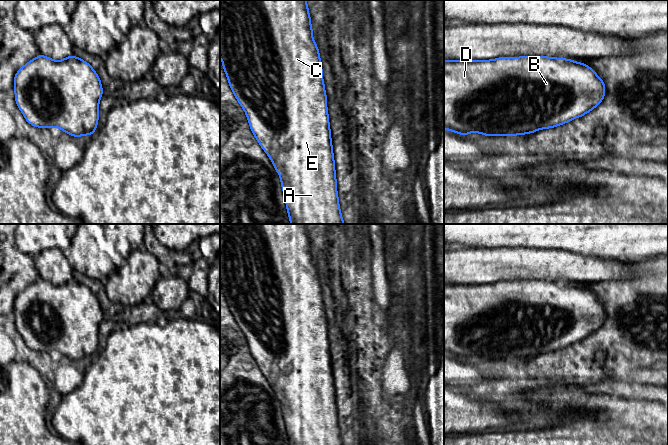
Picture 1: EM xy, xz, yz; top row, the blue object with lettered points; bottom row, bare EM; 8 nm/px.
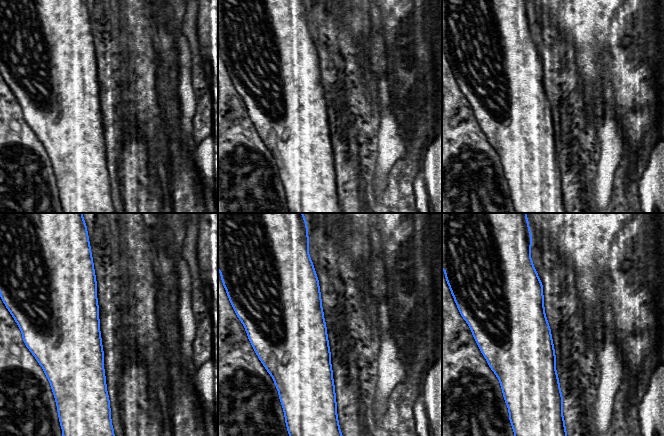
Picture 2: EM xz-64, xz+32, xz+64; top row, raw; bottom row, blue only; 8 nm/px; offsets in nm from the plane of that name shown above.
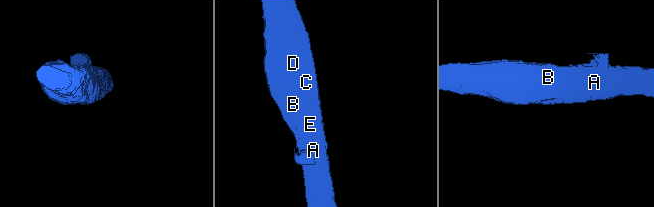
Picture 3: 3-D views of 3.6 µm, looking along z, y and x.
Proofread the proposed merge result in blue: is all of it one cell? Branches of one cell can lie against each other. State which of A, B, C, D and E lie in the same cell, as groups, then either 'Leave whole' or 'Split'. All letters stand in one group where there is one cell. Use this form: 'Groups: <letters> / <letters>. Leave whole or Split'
Groups: A B C D E. Leave whole

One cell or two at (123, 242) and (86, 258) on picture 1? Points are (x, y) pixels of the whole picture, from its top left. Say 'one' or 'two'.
one

